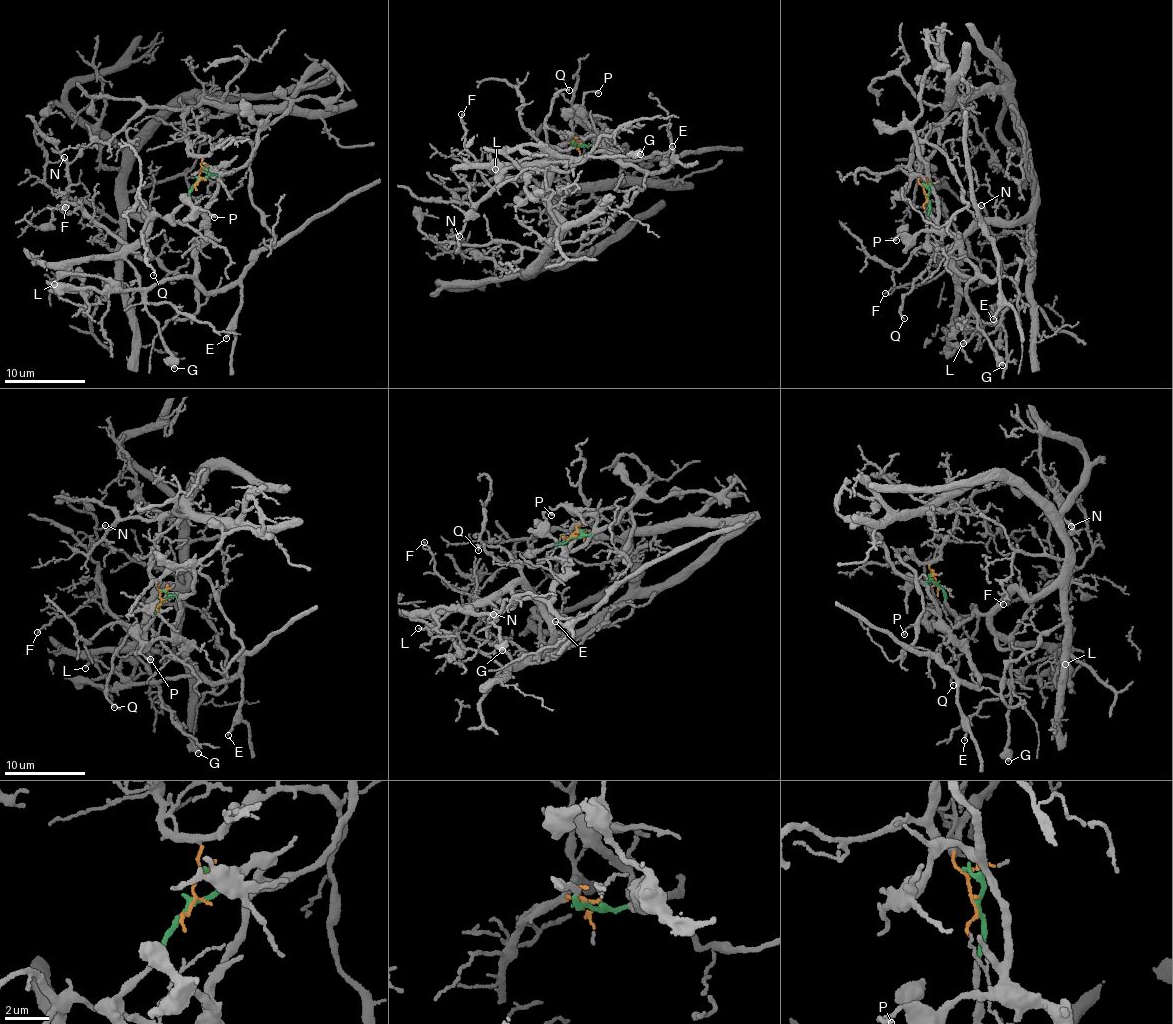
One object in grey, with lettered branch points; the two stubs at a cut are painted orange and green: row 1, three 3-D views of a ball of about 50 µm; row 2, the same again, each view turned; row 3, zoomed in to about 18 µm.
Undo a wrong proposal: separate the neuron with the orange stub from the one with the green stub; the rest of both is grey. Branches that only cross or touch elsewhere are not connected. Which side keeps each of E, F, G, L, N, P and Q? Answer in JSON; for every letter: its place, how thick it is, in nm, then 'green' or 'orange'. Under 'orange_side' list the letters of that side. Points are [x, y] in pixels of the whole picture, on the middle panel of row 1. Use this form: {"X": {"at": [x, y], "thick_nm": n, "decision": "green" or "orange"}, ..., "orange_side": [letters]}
{"E": {"at": [672, 146], "thick_nm": 160, "decision": "green"}, "F": {"at": [461, 114], "thick_nm": 140, "decision": "orange"}, "G": {"at": [640, 154], "thick_nm": 500, "decision": "green"}, "L": {"at": [495, 169], "thick_nm": 180, "decision": "green"}, "N": {"at": [459, 236], "thick_nm": 140, "decision": "orange"}, "P": {"at": [598, 93], "thick_nm": 170, "decision": "green"}, "Q": {"at": [569, 90], "thick_nm": 150, "decision": "orange"}, "orange_side": ["F", "N", "Q"]}

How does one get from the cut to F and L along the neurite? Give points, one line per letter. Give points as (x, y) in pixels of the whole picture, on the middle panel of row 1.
F: (576, 143), (555, 147), (540, 183), (546, 262), (529, 273), (559, 236), (555, 161), (488, 185), (462, 114)
L: (576, 143), (594, 146), (598, 140), (618, 158), (602, 152), (577, 157), (548, 154), (495, 168)

